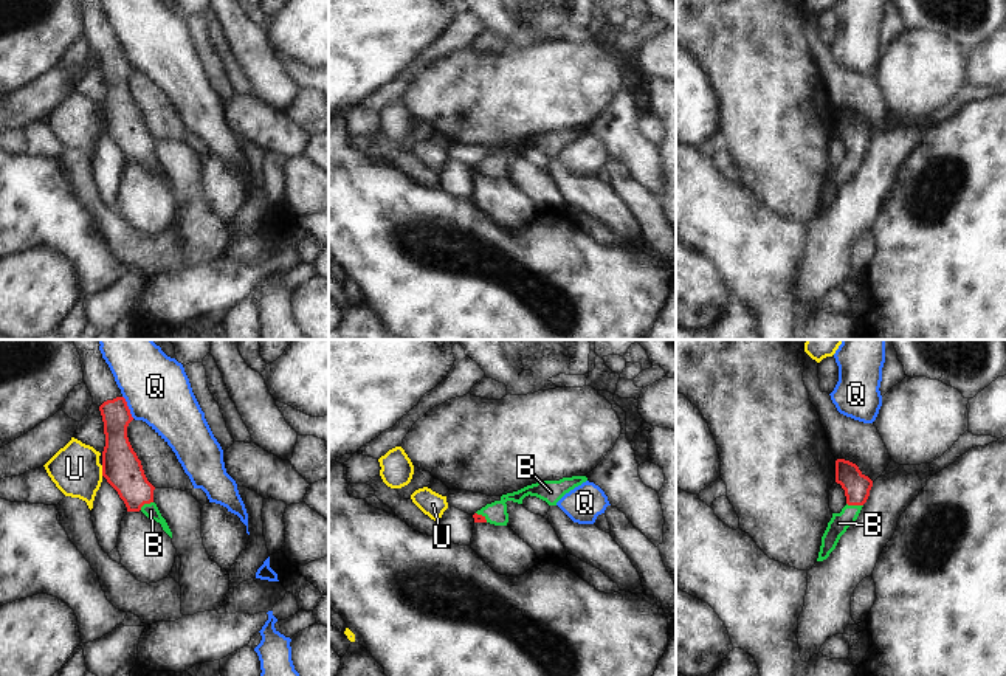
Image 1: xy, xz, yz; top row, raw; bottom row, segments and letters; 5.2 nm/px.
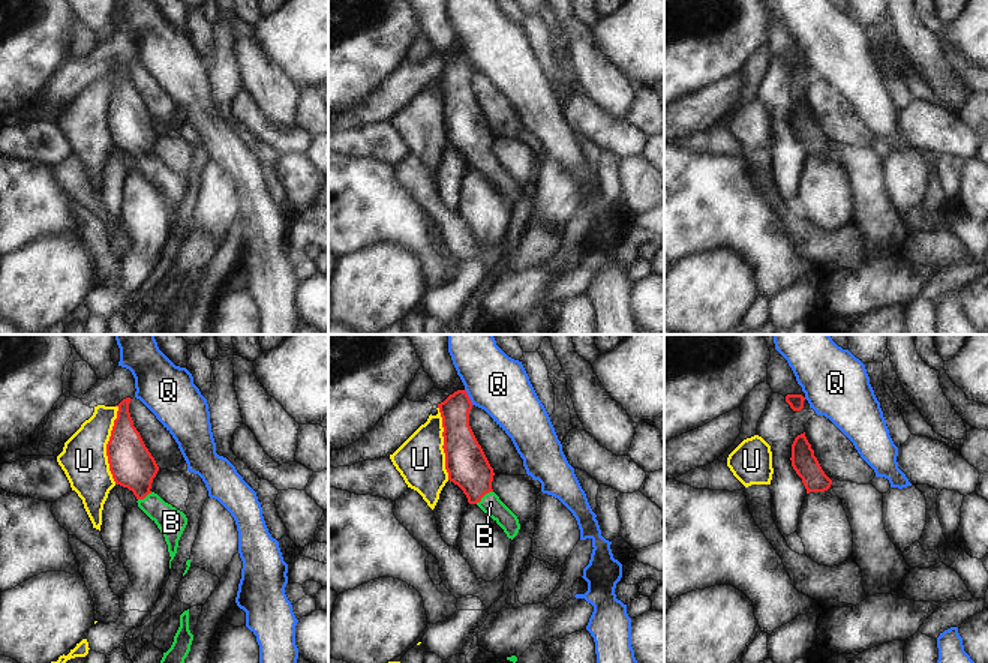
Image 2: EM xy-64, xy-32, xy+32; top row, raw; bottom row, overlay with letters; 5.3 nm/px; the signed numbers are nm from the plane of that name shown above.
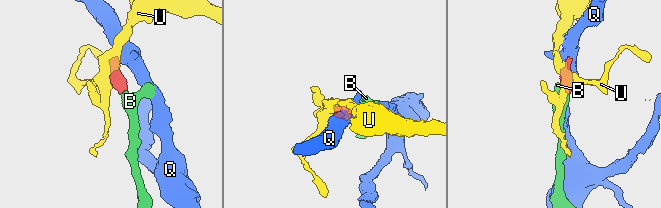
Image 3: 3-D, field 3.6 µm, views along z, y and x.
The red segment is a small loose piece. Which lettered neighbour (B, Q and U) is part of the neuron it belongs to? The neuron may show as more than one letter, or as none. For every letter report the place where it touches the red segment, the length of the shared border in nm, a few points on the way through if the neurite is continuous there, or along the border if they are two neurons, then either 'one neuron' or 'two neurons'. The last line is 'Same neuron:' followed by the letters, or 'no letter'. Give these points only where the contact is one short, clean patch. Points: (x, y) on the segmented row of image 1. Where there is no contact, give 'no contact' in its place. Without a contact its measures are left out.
B: yz (854, 504) | 90 nm | across yz (856, 486), (854, 504), (839, 523) | one neuron
Q: xy (127, 406) | 130 nm | along xy (123, 396), (134, 417) | two neurons
U: xy (103, 470) | 60 nm | along xy (101, 465), (103, 475) | two neurons
Same neuron: B

